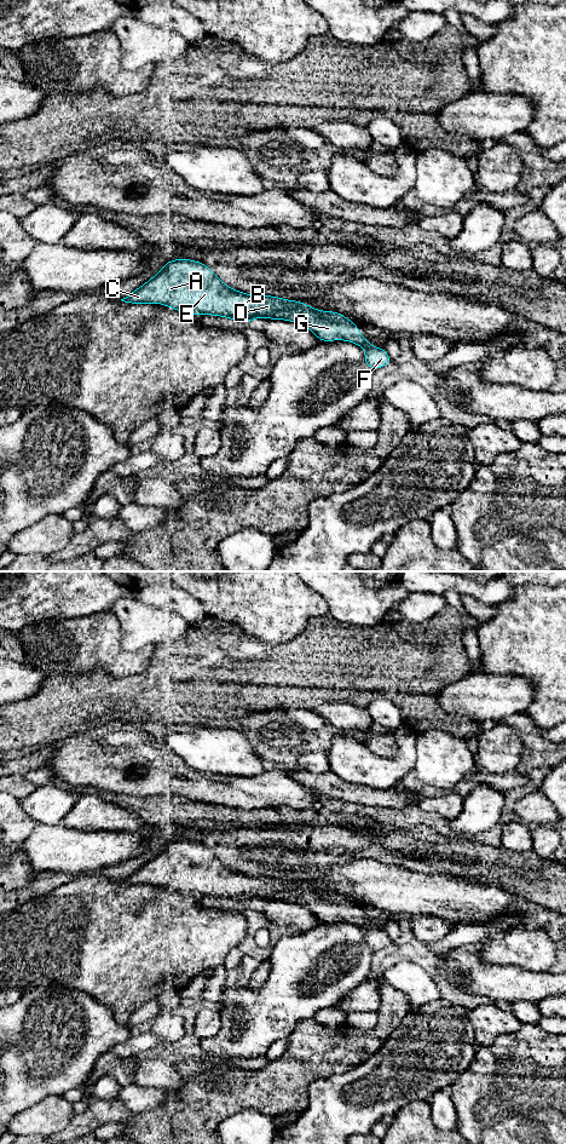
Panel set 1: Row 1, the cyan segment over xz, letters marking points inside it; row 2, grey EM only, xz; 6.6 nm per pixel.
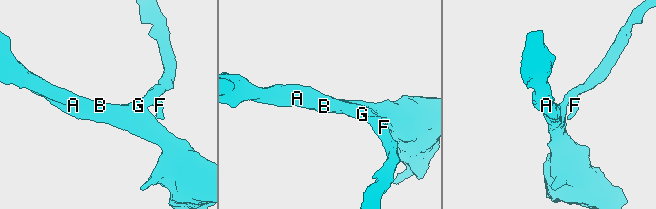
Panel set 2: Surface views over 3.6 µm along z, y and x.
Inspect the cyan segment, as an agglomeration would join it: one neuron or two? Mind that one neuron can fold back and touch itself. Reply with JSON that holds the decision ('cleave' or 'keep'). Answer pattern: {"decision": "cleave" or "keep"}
{"decision": "keep"}

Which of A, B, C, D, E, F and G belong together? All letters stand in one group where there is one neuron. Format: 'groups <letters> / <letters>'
groups A B C D E F G

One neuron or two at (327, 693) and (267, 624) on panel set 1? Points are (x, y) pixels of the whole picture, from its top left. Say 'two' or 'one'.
two

